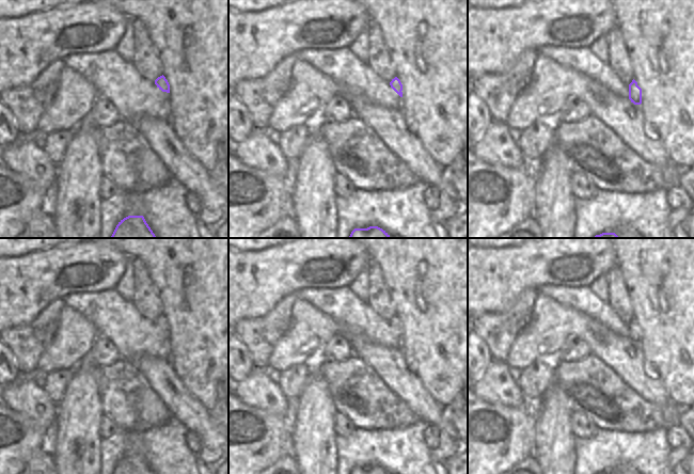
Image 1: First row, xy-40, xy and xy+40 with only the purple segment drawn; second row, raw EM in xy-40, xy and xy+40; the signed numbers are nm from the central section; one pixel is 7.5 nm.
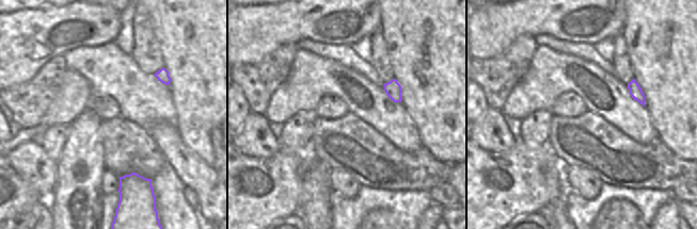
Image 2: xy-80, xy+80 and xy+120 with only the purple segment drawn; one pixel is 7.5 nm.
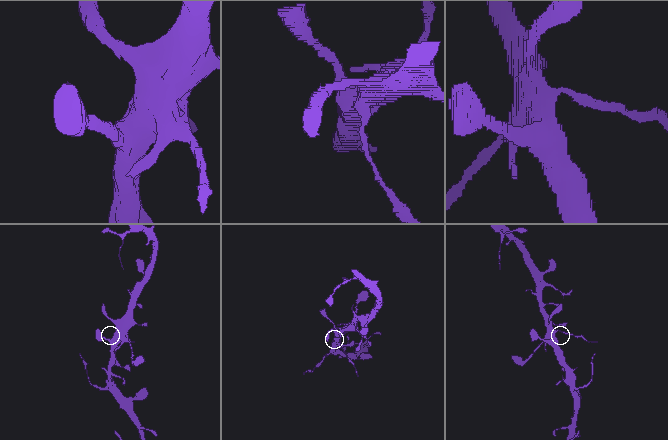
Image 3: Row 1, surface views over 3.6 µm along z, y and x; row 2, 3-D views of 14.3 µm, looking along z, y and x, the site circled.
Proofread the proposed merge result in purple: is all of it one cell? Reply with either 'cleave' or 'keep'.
cleave

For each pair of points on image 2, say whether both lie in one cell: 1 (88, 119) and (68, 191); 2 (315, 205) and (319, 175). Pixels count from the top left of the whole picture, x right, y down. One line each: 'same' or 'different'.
1: same
2: same

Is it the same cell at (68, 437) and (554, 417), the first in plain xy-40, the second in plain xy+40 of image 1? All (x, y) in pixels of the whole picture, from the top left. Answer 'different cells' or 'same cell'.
same cell

